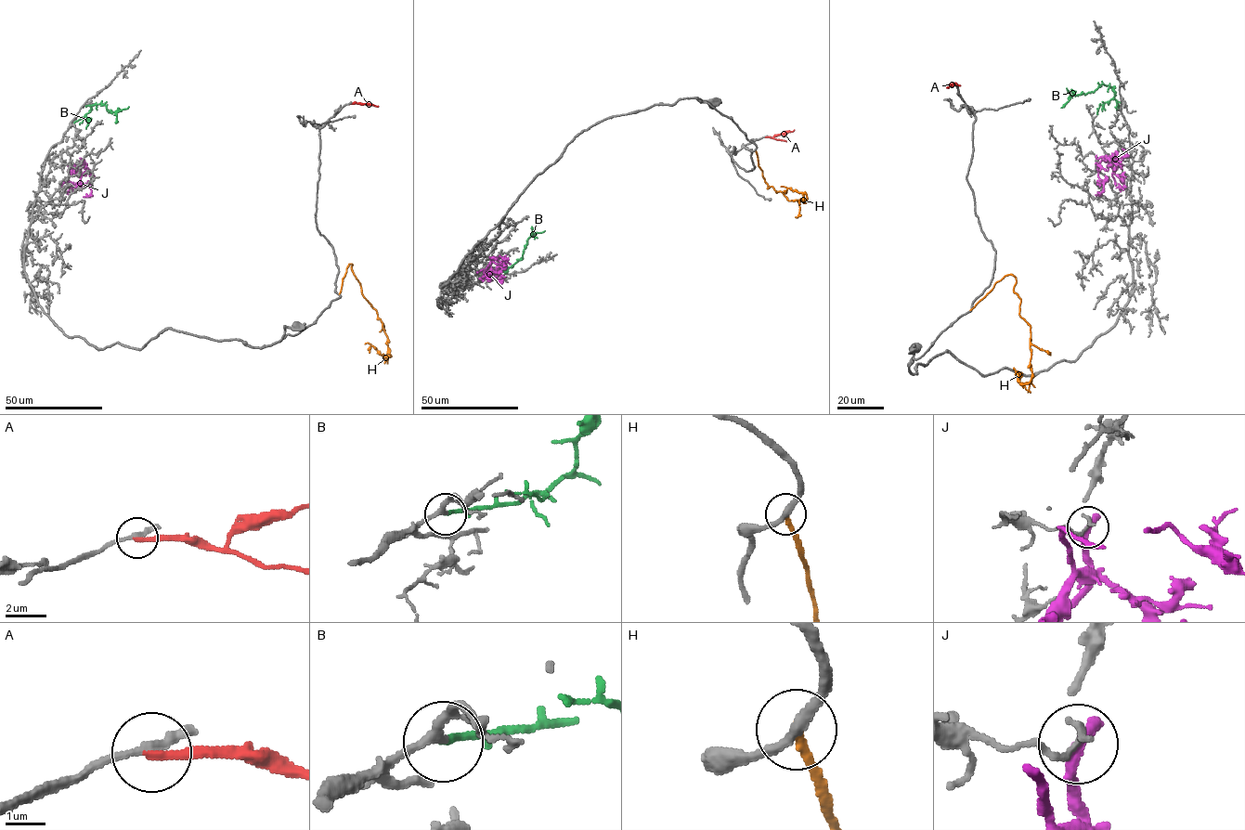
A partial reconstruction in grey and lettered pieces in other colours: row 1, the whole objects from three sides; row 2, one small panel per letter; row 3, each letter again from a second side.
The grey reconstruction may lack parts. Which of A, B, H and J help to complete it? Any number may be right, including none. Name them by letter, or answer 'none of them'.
B

